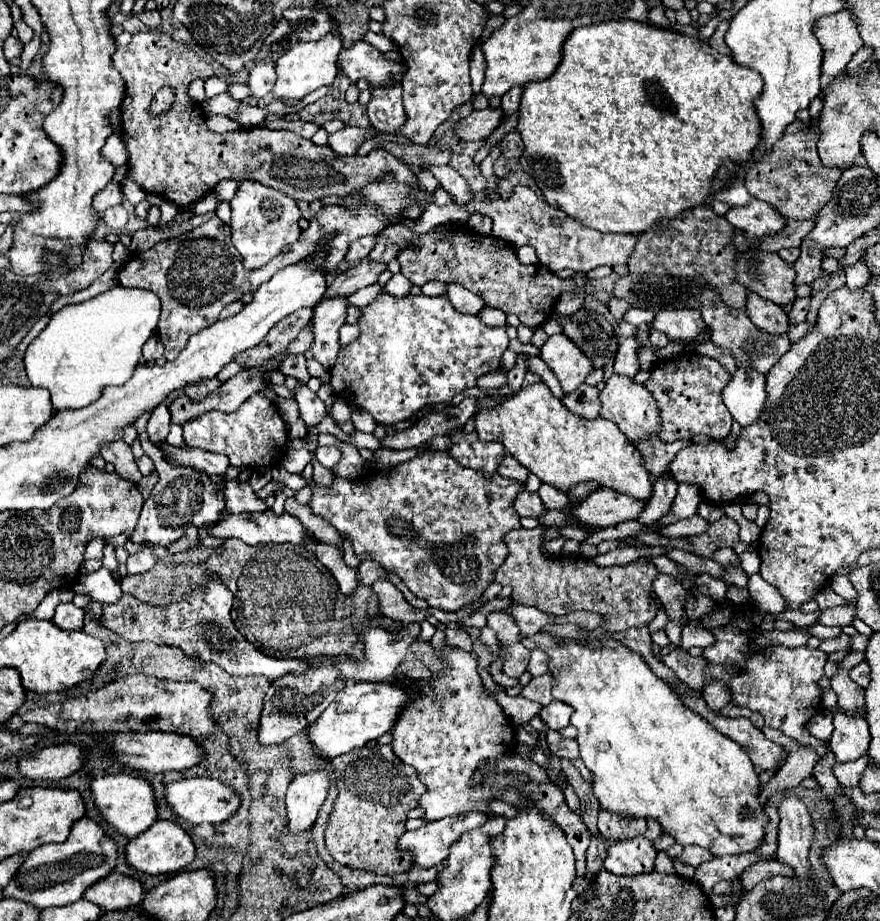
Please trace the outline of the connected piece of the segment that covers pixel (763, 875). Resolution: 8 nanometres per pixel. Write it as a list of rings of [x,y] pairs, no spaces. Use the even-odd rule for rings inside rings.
[[[763,859],[763,861],[757,861],[753,863],[751,867],[747,867],[743,873],[741,873],[741,885],[745,891],[753,889],[759,881],[765,881],[769,877],[775,877],[775,875],[785,875],[785,877],[793,877],[793,867],[777,861],[777,859]]]

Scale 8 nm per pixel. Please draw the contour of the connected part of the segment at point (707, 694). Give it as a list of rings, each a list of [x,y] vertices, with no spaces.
[[[719,681],[707,683],[703,689],[703,699],[713,713],[719,713],[729,703],[729,689]]]

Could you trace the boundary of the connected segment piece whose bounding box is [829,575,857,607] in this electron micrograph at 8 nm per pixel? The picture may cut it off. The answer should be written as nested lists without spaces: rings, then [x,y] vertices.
[[[835,575],[835,577],[831,579],[829,587],[831,587],[837,595],[841,595],[849,605],[853,605],[853,607],[855,607],[857,591],[853,589],[853,585],[851,585],[851,581],[849,581],[849,577],[847,577],[847,575]]]

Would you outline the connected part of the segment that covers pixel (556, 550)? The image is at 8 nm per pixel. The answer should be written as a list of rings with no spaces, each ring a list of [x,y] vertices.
[[[559,536],[557,539],[544,542],[542,545],[542,551],[543,553],[547,553],[547,555],[560,555],[565,541],[565,537]]]

